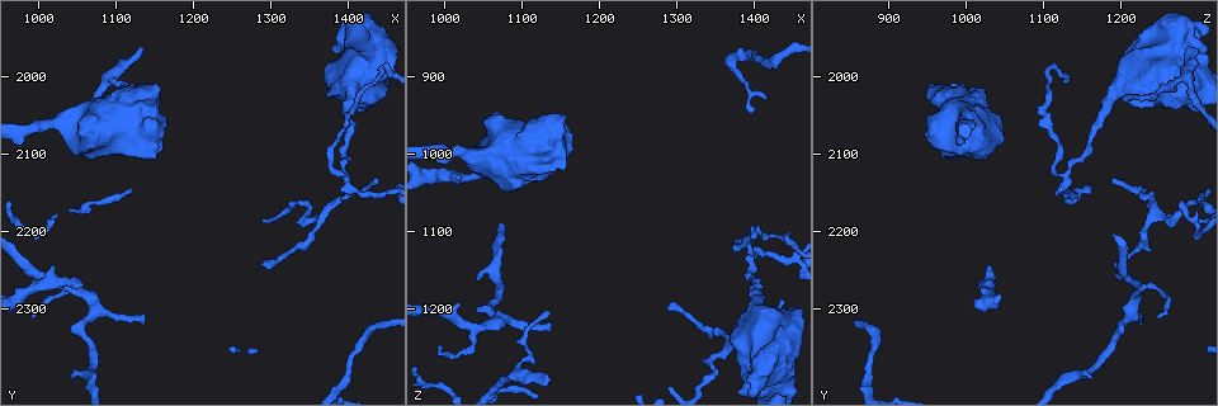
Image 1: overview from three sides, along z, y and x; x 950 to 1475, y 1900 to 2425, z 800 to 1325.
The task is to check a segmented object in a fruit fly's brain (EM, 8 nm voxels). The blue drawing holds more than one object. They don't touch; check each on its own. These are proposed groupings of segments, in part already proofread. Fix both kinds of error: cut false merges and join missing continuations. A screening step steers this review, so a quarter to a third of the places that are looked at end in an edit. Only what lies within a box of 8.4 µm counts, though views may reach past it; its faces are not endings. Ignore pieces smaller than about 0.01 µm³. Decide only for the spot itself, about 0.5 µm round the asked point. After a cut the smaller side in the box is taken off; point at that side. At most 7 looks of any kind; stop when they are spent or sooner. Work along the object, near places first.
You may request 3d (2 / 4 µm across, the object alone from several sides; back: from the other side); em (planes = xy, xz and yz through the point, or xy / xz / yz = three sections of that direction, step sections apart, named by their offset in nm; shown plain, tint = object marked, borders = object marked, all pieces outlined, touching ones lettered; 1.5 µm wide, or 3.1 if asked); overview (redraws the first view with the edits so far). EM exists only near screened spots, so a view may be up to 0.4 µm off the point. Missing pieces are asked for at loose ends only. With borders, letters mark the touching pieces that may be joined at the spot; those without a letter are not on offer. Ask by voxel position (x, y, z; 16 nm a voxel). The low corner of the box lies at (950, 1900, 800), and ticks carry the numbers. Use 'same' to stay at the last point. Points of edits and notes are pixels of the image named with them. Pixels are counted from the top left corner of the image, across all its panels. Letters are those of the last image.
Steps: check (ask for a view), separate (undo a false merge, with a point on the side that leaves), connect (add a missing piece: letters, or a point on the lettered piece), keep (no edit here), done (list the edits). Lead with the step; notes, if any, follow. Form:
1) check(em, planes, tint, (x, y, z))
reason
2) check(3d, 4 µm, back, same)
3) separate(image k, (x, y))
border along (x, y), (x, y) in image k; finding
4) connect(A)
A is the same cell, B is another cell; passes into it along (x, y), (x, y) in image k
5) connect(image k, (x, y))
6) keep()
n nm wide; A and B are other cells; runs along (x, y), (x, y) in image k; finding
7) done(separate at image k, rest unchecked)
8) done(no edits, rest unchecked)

check(em, planes, borders, (1435, 2135, 1185))
thin end

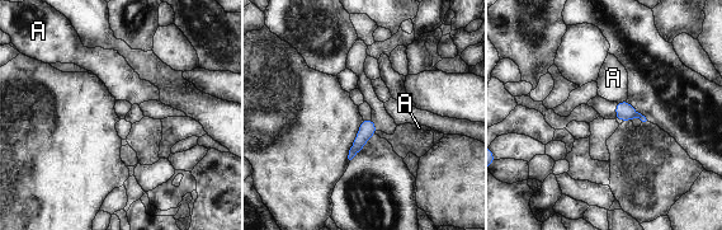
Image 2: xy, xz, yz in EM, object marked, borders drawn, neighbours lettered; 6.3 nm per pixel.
keep()
A is another cell; border along (626, 99), (616, 102) in image 2; no lettered piece goes on from it

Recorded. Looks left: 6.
check(em, xz, step 4, tint, (1140, 2030, 1205))
free end

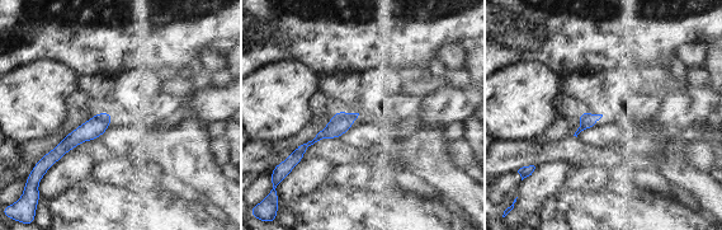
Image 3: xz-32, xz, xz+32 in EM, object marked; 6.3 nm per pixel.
check(em, planes, borders, same)

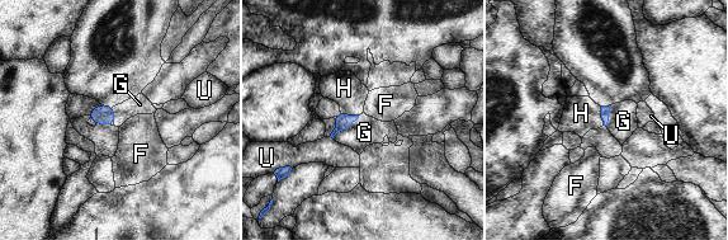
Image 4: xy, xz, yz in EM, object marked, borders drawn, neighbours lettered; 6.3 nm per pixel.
connect(H)
G touches over 220 nm; H is the same cell, F, G and U are other cells; passes into it along (344, 122), (348, 114), (344, 88) in image 4; the neuron continues

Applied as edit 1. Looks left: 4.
done(connect at image 4, rest unchecked)

